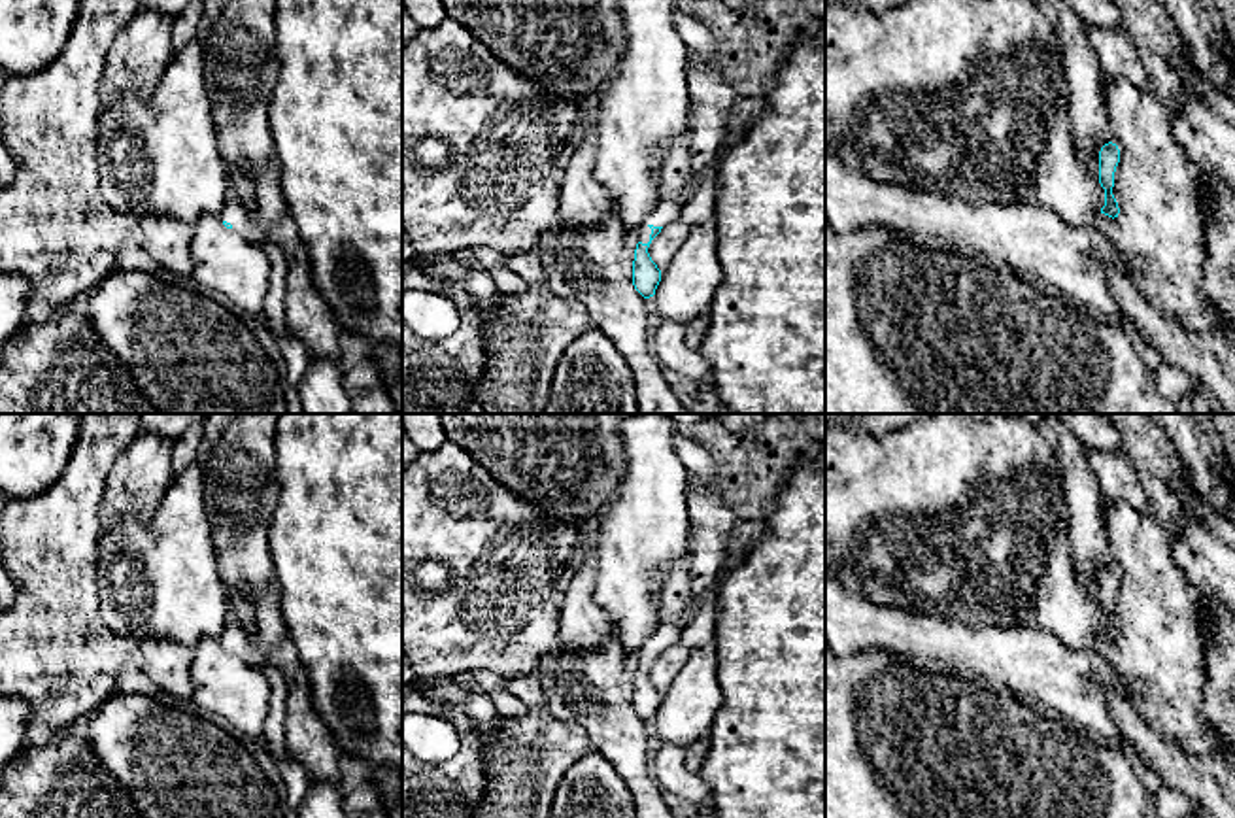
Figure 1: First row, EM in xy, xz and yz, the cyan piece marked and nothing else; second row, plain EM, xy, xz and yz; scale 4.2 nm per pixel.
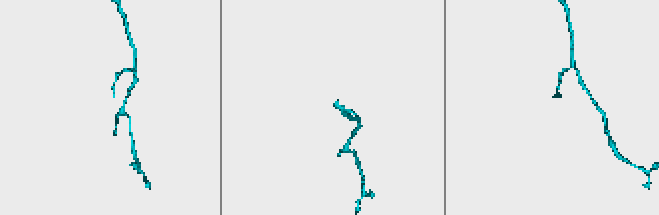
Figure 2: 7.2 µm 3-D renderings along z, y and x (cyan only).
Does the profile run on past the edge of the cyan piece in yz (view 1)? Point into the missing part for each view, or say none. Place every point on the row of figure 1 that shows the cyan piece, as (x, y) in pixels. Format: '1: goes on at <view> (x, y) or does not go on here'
1: does not go on here

